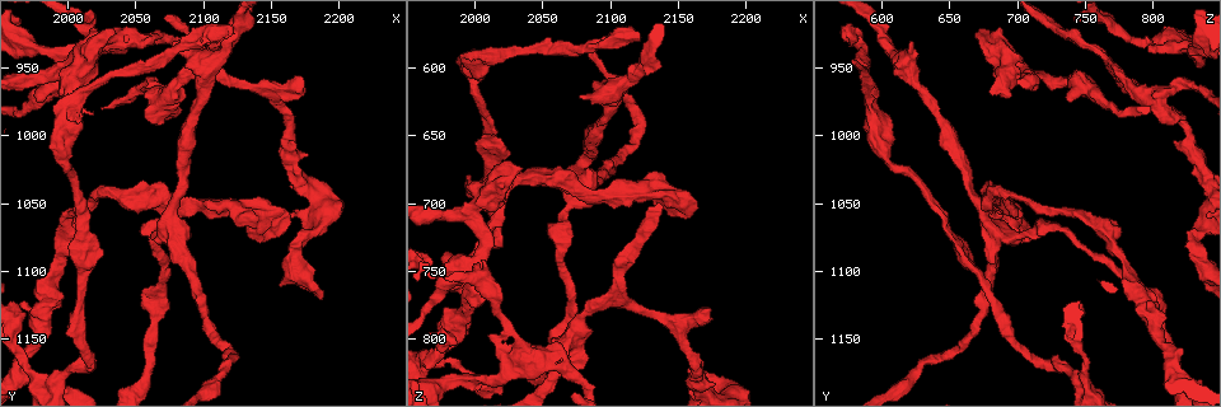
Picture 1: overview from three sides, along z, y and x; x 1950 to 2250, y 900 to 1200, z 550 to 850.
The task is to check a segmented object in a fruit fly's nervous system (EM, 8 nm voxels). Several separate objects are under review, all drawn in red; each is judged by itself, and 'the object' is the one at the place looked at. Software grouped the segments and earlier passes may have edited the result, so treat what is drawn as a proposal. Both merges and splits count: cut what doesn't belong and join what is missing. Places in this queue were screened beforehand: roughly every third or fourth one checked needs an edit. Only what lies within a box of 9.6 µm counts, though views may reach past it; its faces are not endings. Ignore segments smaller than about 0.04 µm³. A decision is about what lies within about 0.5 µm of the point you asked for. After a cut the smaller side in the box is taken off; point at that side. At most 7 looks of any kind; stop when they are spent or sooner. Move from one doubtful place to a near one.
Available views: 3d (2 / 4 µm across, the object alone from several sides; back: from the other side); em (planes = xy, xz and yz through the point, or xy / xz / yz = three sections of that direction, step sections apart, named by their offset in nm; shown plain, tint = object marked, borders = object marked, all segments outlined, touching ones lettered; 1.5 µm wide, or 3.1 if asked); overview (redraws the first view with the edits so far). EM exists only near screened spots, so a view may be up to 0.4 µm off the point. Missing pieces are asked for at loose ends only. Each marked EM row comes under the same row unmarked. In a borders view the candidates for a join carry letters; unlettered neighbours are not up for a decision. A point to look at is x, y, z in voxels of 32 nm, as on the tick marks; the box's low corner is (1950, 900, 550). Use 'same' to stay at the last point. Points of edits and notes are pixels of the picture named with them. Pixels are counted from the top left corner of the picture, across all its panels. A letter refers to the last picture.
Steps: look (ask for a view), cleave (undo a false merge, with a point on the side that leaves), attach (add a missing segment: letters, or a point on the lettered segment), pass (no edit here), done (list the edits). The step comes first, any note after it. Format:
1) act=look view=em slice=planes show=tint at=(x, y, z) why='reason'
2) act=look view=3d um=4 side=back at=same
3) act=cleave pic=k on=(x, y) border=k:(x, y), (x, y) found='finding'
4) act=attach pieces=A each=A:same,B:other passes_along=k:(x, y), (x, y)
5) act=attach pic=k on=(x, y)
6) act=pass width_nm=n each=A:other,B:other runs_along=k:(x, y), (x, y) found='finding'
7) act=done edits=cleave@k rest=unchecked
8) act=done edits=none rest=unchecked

act=look view=em slice=planes show=borders at=(2068, 926, 810) why='branch stops here'

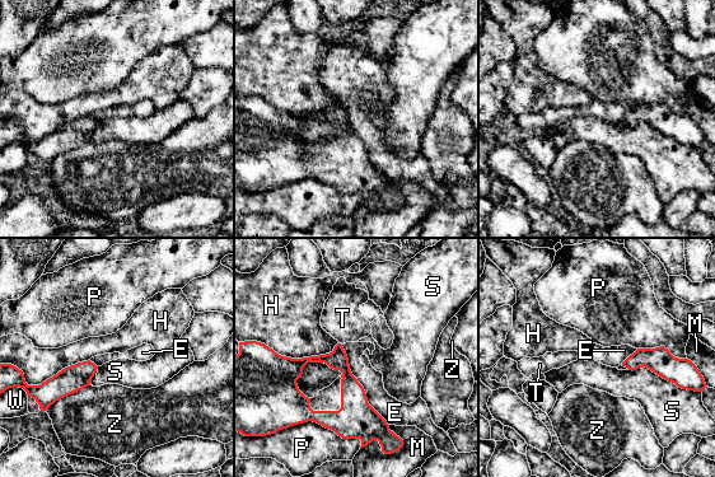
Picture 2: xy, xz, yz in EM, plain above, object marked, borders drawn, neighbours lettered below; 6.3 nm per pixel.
act=pass each=E:other,H:other,M:other,P:other,S:other,T:other,W:other,Z:other border=2:(629, 369), (646, 366), (683, 389) found='no lettered segment goes on from it'

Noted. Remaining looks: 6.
act=look view=em slice=xz step=4 show=tint at=(2066, 1074, 708)

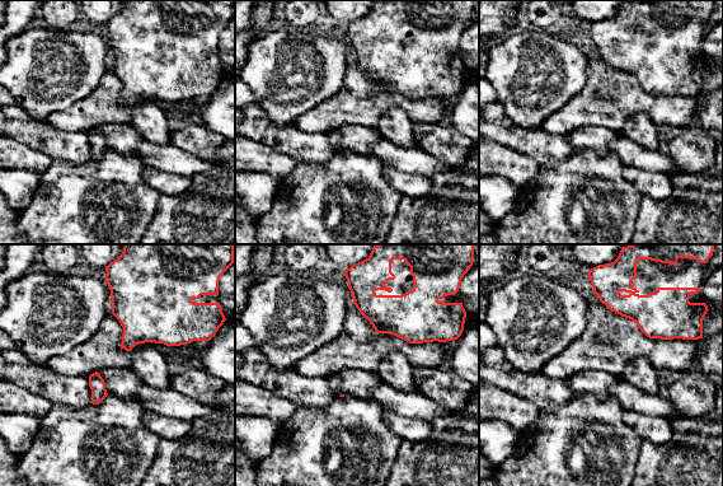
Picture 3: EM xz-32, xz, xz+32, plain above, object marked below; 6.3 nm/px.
act=look view=em slice=planes show=borders at=same why='cut it another way'

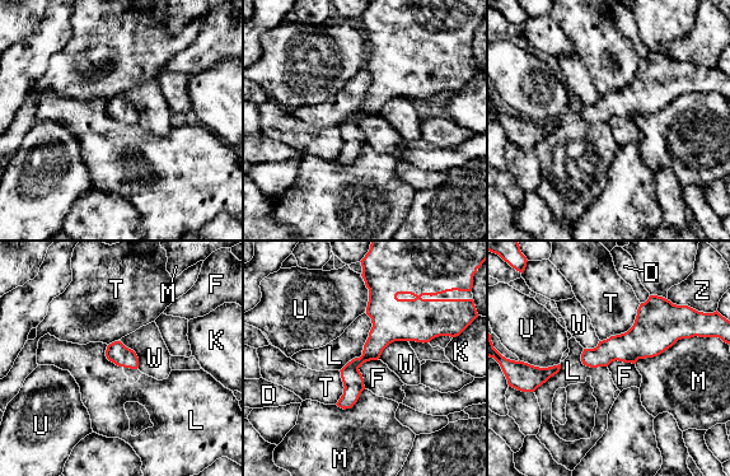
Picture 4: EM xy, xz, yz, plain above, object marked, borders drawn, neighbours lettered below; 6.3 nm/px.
act=pass each=D:other,F:other,K:other,L:other,M:other,T:other,U:other,W:other,Z:other border=4:(378, 358), (359, 368), (364, 388) found='one neuron here'

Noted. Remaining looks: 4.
act=look view=em slice=planes show=borders at=(1994, 966, 682)

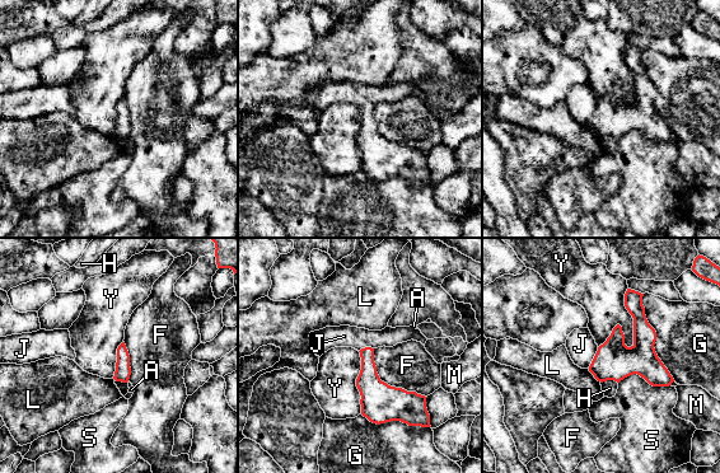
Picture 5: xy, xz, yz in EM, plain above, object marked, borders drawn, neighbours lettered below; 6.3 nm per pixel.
act=pass each=A:other,F:other,G:other,H:other,J:other,L:other,M:other,S:other,Y:other border=5:(627, 287), (598, 347) found='no lettered segment goes on from it'

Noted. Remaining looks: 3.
act=done edits=none rest=unchecked

